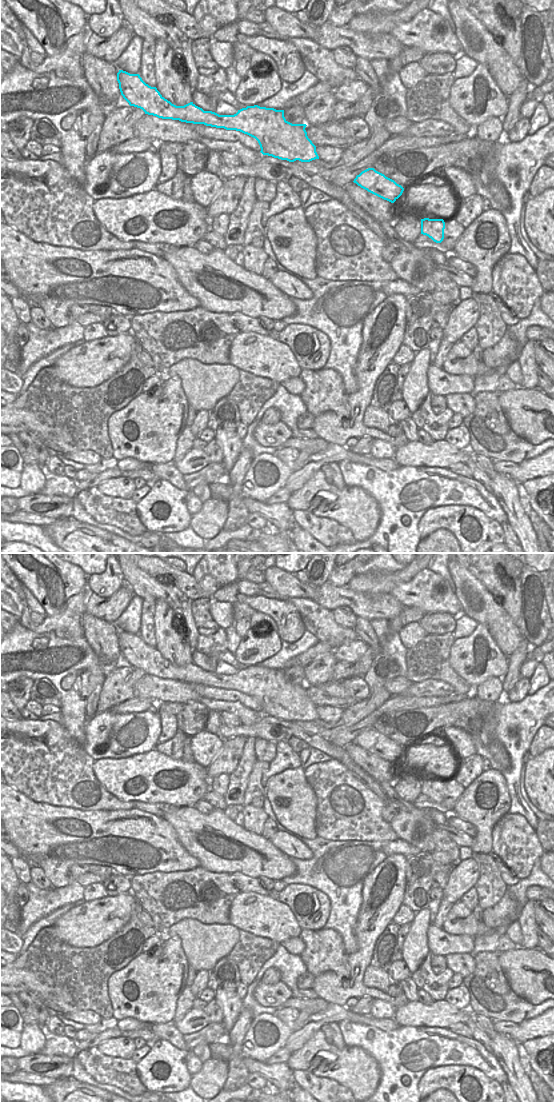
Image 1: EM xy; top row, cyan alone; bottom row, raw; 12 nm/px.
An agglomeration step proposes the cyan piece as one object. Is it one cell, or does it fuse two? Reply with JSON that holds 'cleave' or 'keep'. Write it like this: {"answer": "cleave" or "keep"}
{"answer": "keep"}

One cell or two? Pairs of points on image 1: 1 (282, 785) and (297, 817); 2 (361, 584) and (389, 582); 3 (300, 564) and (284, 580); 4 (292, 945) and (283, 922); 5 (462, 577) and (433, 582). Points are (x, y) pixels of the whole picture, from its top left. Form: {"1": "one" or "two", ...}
{"1": "one", "2": "one", "3": "two", "4": "two", "5": "two"}

